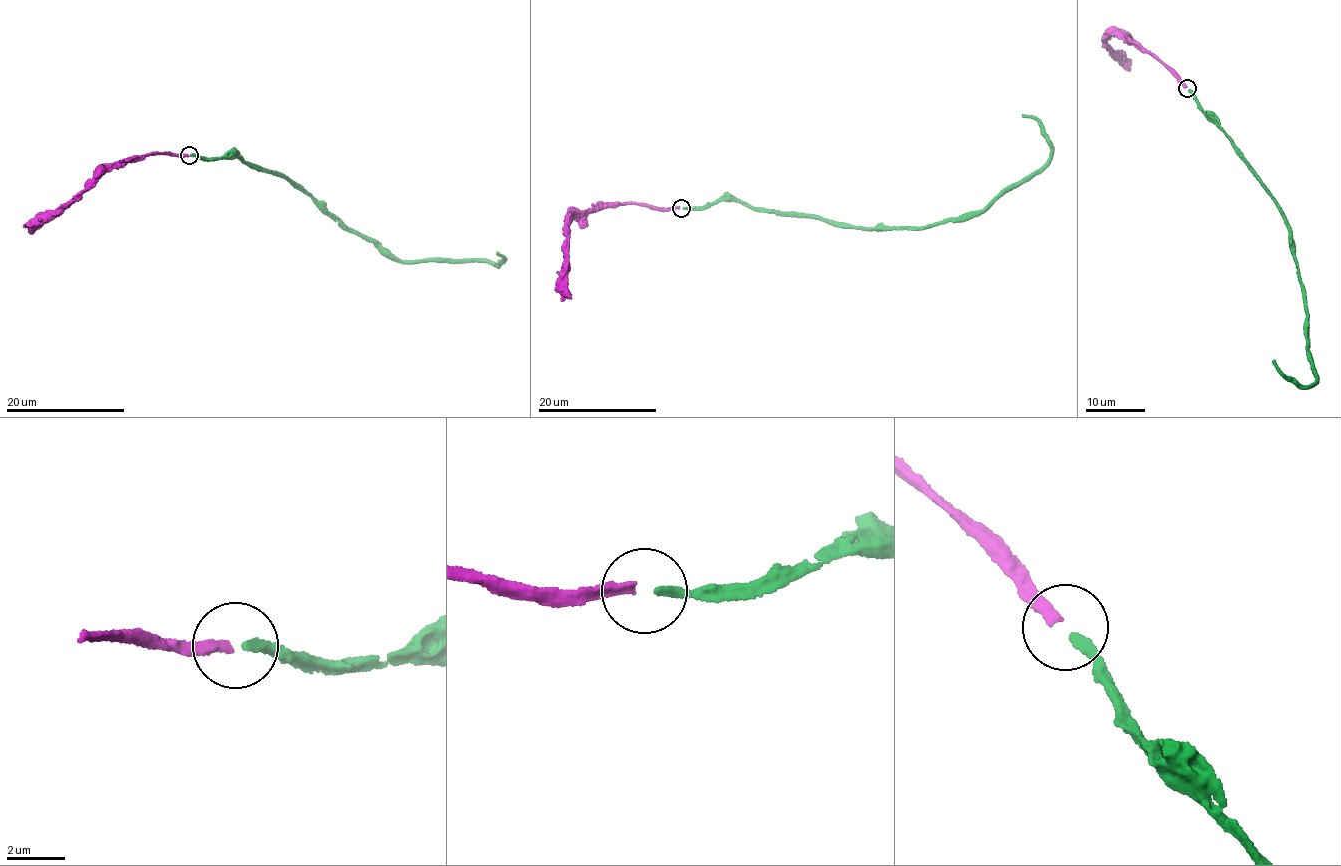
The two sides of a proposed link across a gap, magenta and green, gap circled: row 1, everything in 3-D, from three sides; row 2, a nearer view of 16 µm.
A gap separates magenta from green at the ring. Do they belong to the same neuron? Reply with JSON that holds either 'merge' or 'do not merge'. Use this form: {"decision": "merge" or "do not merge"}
{"decision": "merge"}

